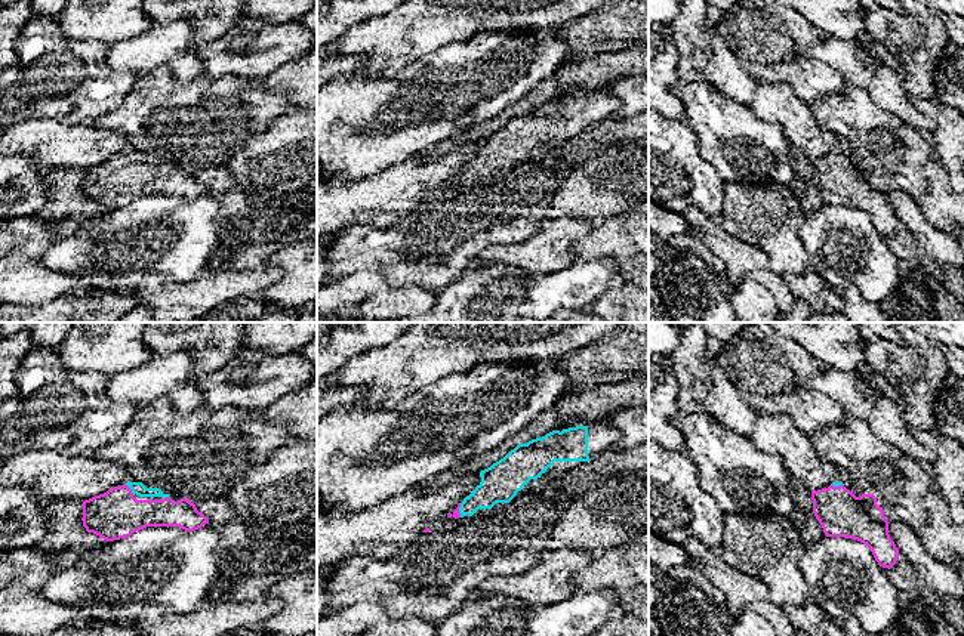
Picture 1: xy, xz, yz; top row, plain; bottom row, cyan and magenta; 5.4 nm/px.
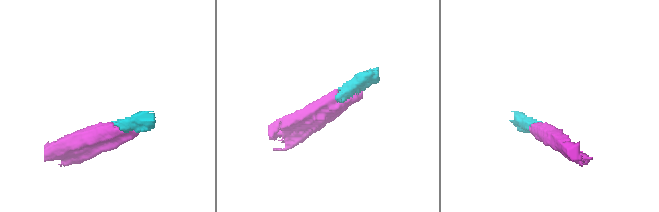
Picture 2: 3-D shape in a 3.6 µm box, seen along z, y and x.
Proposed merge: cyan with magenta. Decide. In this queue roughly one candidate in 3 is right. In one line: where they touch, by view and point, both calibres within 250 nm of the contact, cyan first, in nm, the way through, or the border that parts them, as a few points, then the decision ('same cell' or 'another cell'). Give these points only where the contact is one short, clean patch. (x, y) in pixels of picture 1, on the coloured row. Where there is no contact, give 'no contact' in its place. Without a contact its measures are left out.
contact xy (129, 487); calibres 70 and 260 nm; same cell

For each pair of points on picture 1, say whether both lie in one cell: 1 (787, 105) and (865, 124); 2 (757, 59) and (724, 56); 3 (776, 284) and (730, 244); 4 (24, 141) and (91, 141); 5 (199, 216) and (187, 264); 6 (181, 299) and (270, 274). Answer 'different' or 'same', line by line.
1: different
2: different
3: same
4: same
5: same
6: same

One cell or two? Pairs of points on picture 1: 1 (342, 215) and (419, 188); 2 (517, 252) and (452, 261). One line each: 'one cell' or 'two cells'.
1: one cell
2: two cells

